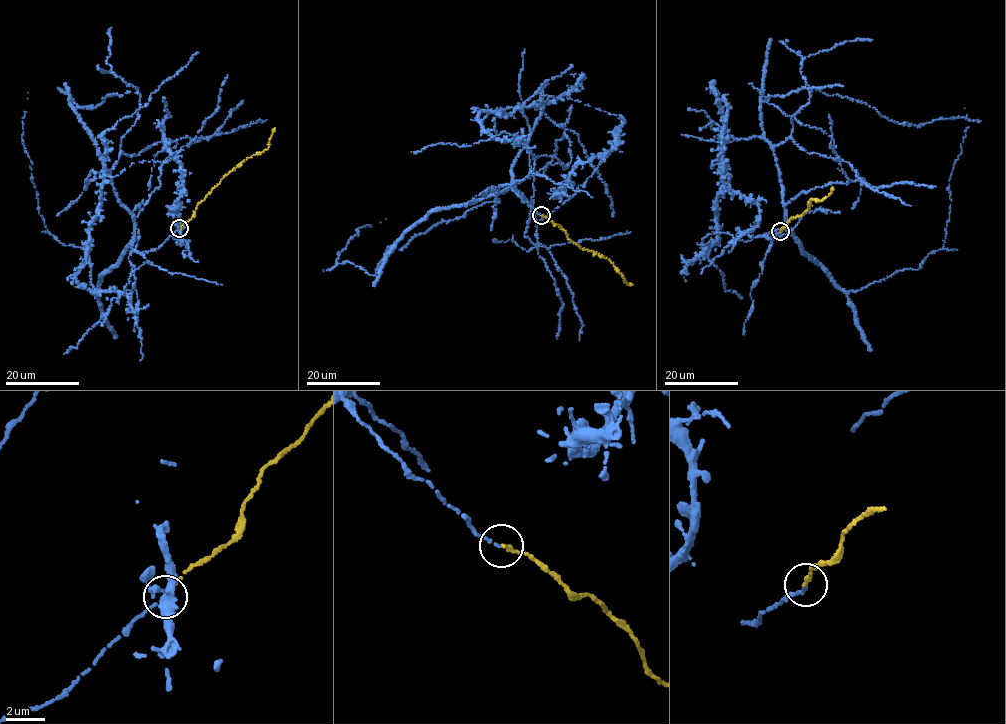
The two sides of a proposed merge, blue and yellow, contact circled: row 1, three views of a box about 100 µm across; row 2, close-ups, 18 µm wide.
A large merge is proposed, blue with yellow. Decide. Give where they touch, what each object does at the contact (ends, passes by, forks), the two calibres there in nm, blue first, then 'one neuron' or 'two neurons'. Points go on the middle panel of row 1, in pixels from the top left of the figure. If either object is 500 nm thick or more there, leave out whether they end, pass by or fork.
place (541, 215); blue ends; yellow ends; calibres 180 and 220 nm; one neuron

